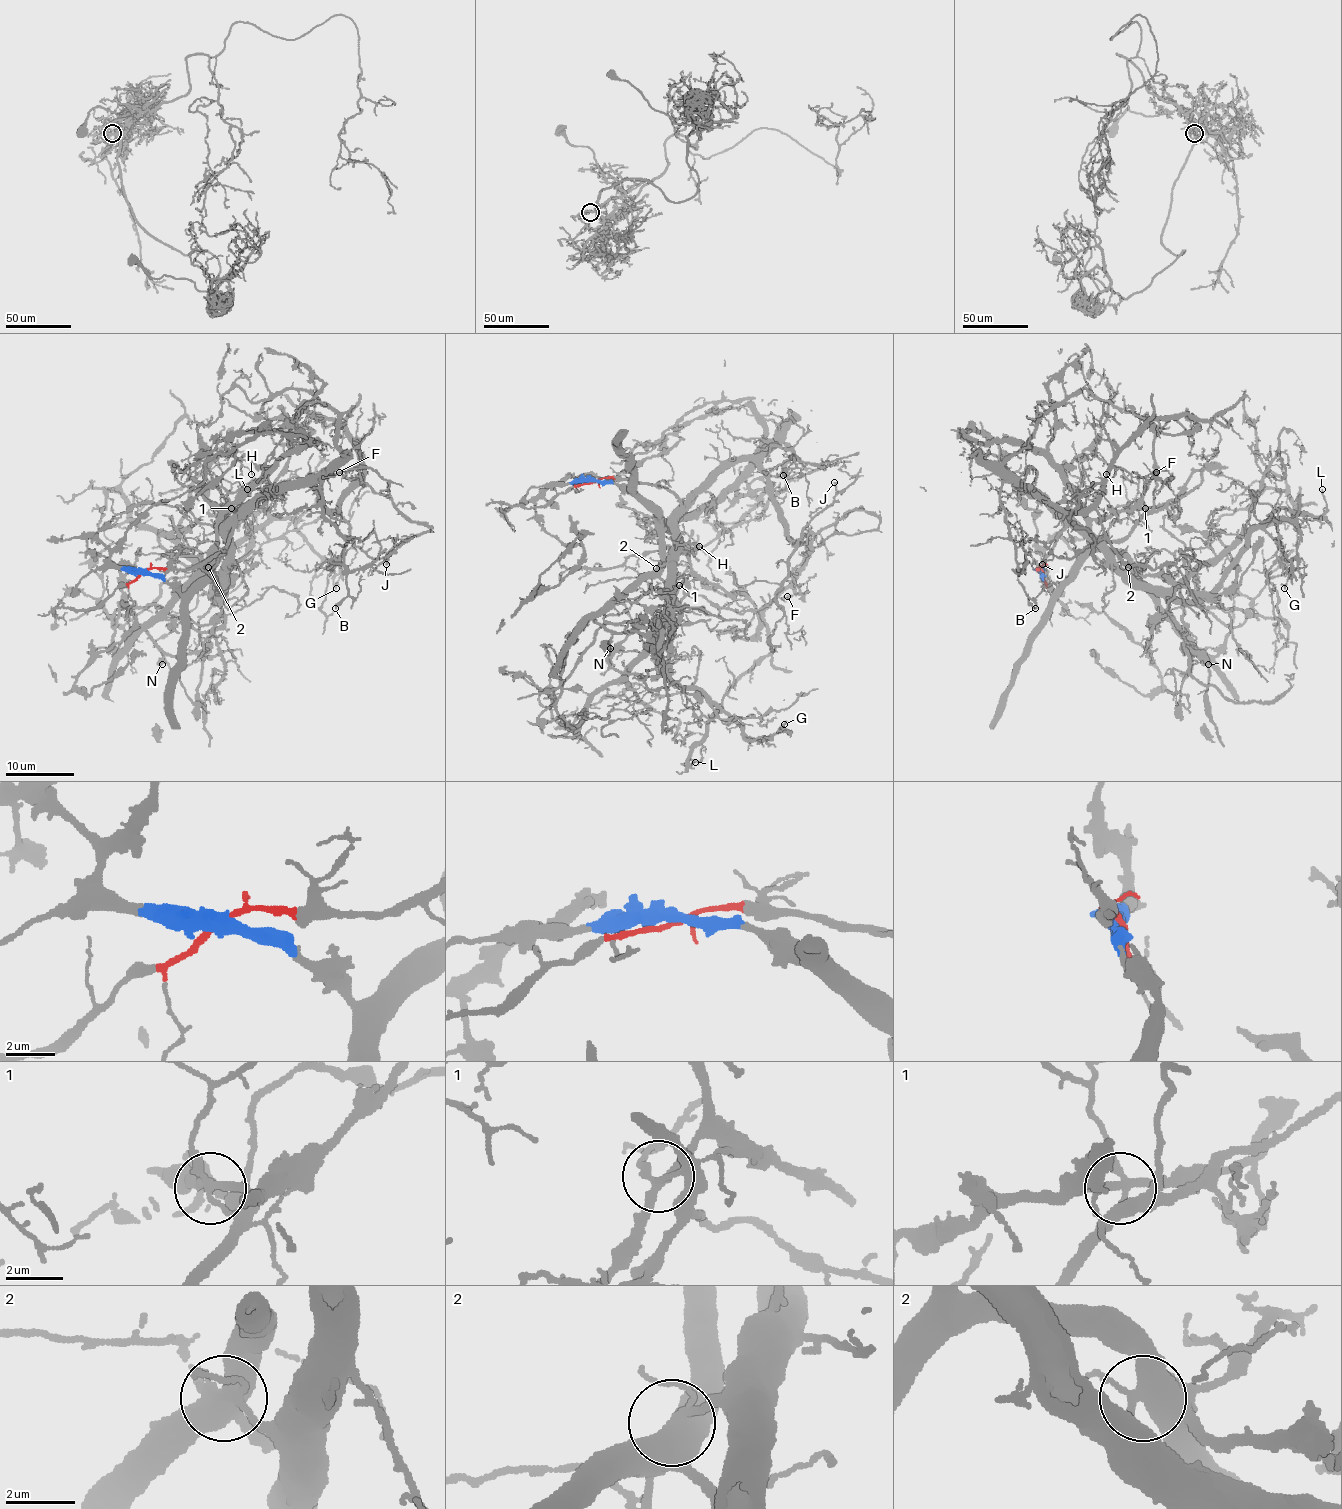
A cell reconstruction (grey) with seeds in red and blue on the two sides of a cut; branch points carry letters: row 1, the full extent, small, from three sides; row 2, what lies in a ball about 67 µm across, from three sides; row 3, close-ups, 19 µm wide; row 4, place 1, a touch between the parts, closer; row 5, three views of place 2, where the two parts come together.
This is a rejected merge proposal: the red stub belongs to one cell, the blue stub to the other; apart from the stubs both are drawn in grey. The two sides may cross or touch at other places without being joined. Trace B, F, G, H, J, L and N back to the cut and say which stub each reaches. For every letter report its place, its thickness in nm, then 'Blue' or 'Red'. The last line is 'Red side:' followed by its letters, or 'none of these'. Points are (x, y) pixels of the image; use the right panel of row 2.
B: Place: (1035, 608). Thickness 220 nm. Red
F: Place: (1156, 472). Thickness 130 nm. Red
G: Place: (1284, 588). Thickness 200 nm. Red
H: Place: (1106, 474). Thickness 110 nm. Red
J: Place: (1042, 564). Thickness 170 nm. Red
L: Place: (1322, 489). Thickness 170 nm. Red
N: Place: (1208, 664). Thickness 440 nm. Blue
Red side: B, F, G, H, J, L

